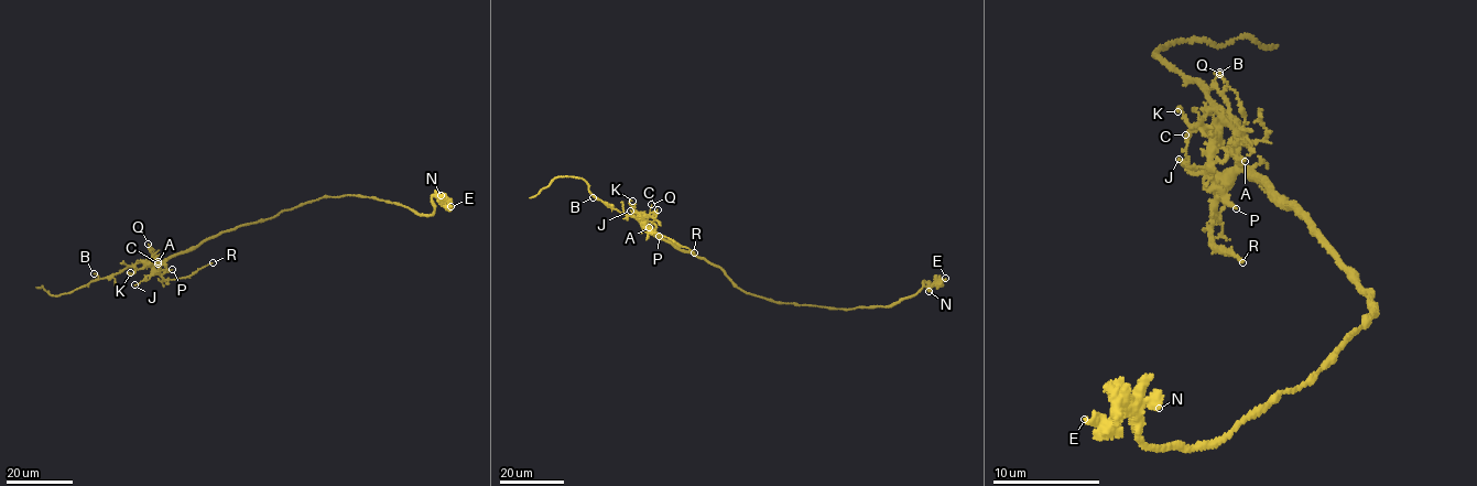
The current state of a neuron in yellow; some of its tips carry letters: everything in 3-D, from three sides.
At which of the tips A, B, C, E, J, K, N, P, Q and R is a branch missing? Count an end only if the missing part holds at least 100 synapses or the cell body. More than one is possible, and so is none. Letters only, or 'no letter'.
no letter

